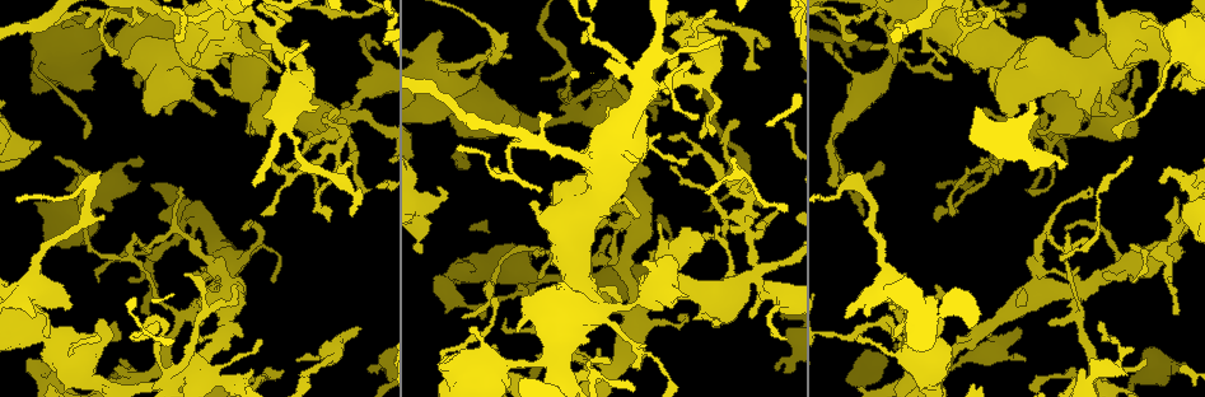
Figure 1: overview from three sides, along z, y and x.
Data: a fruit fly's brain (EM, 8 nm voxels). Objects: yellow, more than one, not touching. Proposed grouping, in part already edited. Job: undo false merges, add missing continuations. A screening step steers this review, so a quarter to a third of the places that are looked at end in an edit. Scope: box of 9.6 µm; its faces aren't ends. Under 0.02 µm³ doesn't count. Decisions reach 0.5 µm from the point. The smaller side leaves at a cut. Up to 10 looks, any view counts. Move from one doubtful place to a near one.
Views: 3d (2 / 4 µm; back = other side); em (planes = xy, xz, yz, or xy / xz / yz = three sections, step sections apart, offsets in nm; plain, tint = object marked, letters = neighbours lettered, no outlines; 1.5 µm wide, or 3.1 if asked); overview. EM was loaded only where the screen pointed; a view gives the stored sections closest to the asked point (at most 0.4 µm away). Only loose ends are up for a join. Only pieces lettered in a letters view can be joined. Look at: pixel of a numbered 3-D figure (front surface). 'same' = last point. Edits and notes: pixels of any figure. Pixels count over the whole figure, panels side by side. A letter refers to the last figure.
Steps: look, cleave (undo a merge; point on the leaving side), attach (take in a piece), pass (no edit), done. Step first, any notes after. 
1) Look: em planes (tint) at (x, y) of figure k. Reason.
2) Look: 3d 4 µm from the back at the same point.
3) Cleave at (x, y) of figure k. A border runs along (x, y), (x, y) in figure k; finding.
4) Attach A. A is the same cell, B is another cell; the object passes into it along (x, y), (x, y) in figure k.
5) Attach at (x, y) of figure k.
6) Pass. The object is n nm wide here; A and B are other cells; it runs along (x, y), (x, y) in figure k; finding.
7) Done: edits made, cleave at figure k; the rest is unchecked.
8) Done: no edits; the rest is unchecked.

Look: 3d 4 µm at (1180, 89) of figure 1. Stops while still wide.

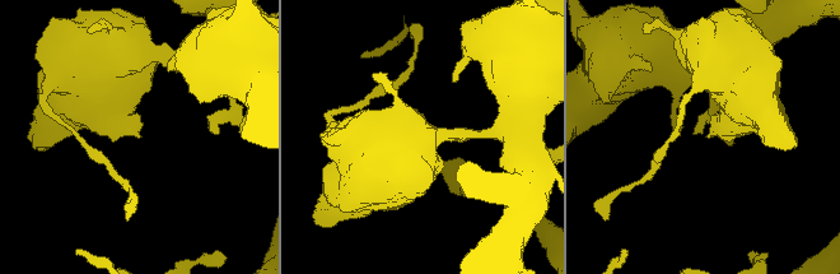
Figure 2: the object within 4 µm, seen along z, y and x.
Look: em xy step 4 (letters) at (711, 136) of figure 2.

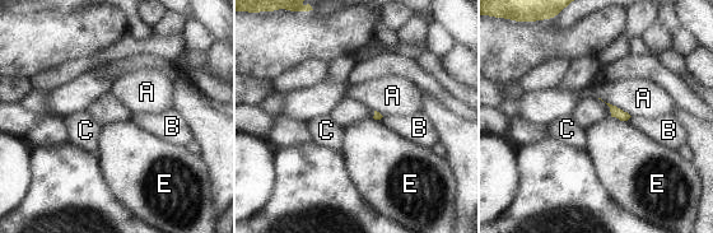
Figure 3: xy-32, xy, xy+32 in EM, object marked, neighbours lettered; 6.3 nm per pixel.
Look: em planes (letters) at the same point. Another direction.

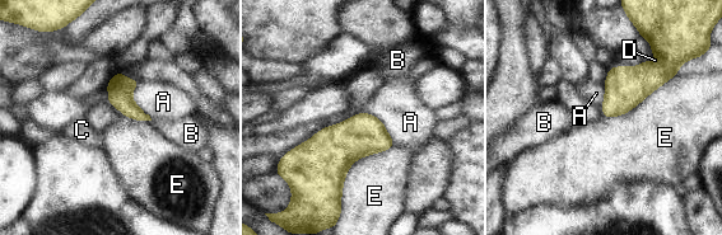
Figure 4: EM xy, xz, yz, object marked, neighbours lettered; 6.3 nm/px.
Pass. A, B, C, D and E are other cells; a border runs along (678, 75), (629, 111), (604, 118) in figure 4; no lettered piece goes on from it.

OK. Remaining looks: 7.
Look: 3d 4 µm at (231, 92) of figure 1.

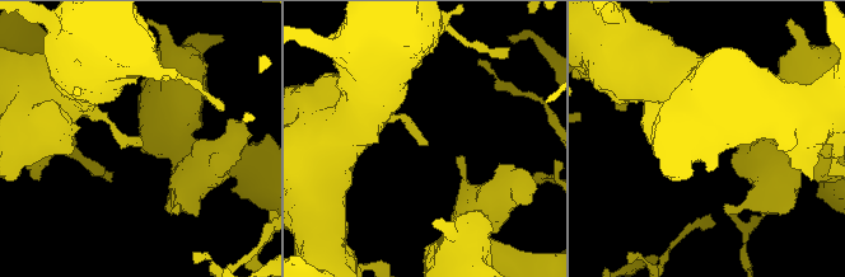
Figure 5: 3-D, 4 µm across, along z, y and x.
Look: em planes (plain) at (142, 146) of figure 5. Now the EM.

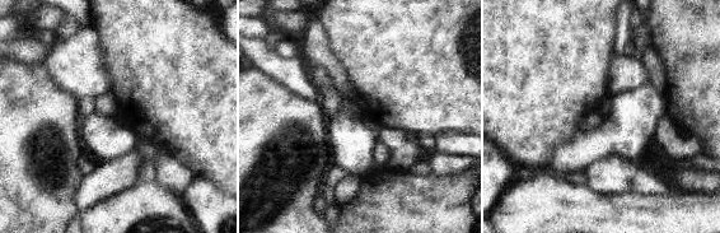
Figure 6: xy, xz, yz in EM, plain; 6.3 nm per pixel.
Look: em planes (letters) at the same point. What lies round it.

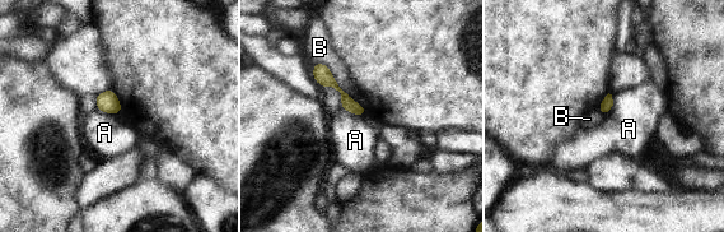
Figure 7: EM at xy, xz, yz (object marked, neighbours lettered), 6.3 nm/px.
Pass. The longest contact is with B, 440 nm; A and B are other cells; it runs along (316, 66), (362, 112) in figure 7; none of them fits.

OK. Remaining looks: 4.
Look: em planes (letters) at (834, 142) of figure 1. Three-way junction.

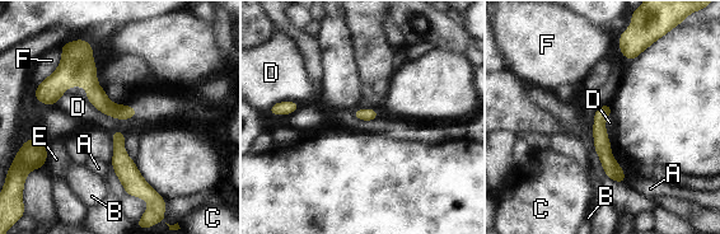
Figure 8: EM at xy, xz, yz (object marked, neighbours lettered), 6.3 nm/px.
Pass. The object is 80 nm wide here; A, B, C, D, E and F are other cells; a border runs along (85, 97), (99, 111), (122, 121) in figure 8; one neuron here.

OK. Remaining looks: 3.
Look: 3d 2 µm from the back at (53, 157) of figure 1.

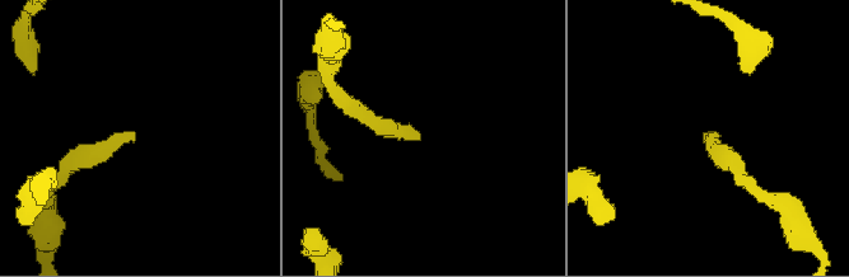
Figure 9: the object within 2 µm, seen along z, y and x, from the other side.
Look: em planes (letters) at (417, 134) of figure 9.

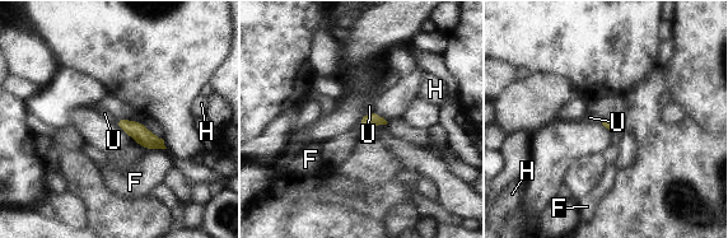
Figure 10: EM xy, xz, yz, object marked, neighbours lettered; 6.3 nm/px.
Pass. F, H and U are other cells; none of them fits.

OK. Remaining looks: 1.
Done: no edits; the rest is unchecked.

